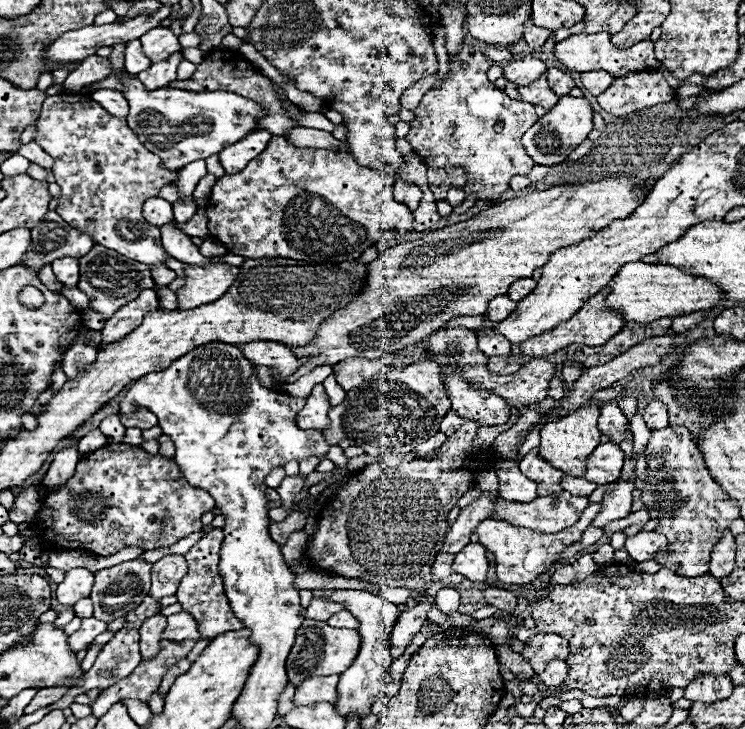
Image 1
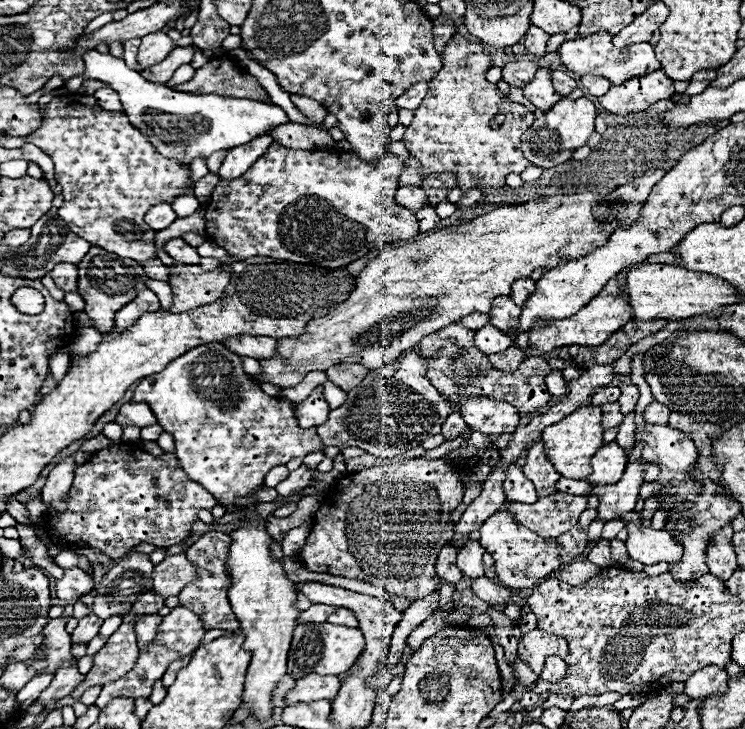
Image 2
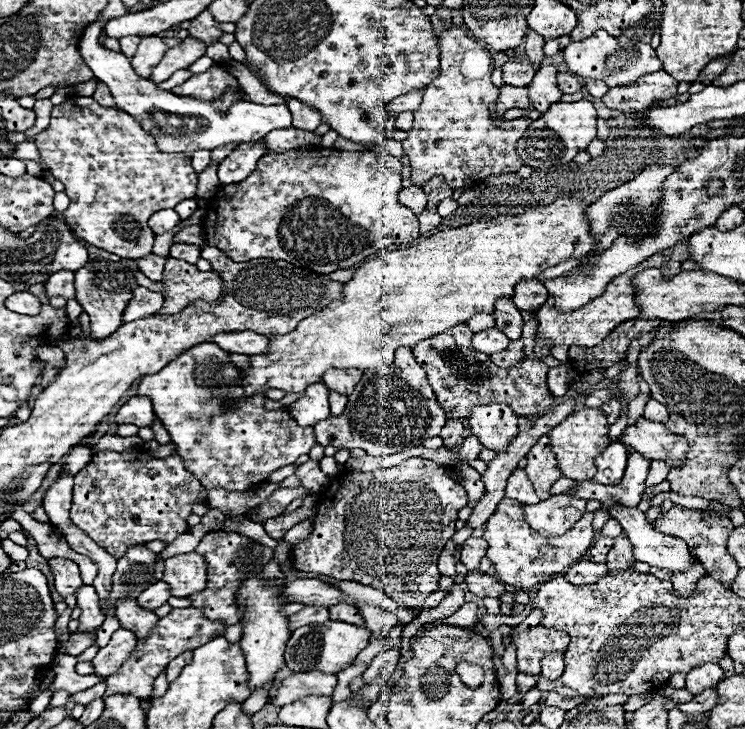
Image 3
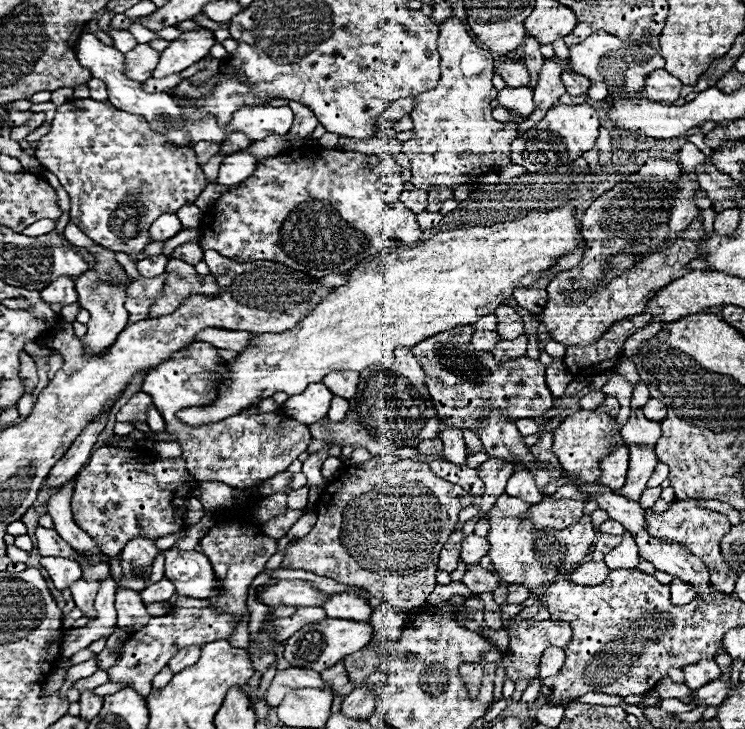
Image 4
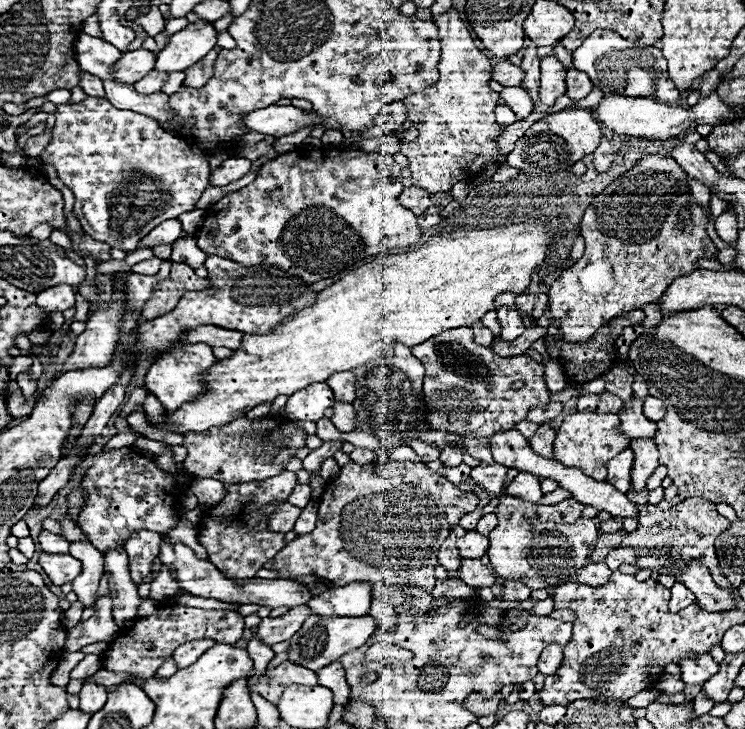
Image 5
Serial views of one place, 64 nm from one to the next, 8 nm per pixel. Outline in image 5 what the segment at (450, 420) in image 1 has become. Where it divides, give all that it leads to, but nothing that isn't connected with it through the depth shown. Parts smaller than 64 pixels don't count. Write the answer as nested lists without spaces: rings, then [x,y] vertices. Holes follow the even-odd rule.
[[[448,444],[440,452],[440,460],[444,466],[460,466],[462,464],[462,448],[458,444]]]

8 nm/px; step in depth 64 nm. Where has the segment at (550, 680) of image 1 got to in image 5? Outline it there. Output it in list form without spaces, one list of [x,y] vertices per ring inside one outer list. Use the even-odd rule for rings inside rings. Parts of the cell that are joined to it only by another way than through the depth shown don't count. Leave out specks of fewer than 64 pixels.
[[[550,644],[542,650],[540,654],[540,660],[538,660],[538,668],[540,668],[540,674],[556,674],[556,670],[560,668],[562,664],[562,646],[556,646],[556,644]]]

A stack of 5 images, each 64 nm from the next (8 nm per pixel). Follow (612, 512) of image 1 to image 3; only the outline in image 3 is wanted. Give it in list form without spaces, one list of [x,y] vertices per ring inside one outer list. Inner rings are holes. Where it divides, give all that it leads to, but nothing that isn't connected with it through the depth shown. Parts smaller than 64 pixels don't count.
[[[632,452],[628,456],[628,466],[622,476],[622,482],[618,486],[602,486],[592,480],[580,482],[576,490],[570,490],[570,494],[576,494],[576,498],[584,500],[600,500],[602,510],[610,512],[614,506],[638,506],[640,496],[644,492],[644,480],[650,470],[650,460],[642,454]]]

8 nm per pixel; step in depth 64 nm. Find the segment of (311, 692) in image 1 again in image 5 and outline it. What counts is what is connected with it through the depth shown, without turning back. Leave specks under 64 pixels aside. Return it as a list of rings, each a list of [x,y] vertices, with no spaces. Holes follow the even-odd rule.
[[[282,662],[272,672],[264,672],[260,676],[258,684],[254,686],[254,690],[260,692],[268,702],[278,704],[284,688],[290,686],[290,684],[316,686],[318,684],[318,676],[316,676],[316,672],[312,672],[312,670],[304,668],[304,666],[296,666],[292,662]]]

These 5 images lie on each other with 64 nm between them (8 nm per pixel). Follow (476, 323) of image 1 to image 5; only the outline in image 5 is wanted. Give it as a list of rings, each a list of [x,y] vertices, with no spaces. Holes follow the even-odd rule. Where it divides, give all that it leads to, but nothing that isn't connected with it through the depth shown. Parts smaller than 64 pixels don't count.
[[[494,310],[486,312],[486,314],[482,316],[482,320],[480,320],[480,322],[482,322],[482,326],[490,328],[494,336],[498,336],[498,334],[500,334],[500,324],[498,324],[498,320],[496,320],[496,312],[494,312]]]

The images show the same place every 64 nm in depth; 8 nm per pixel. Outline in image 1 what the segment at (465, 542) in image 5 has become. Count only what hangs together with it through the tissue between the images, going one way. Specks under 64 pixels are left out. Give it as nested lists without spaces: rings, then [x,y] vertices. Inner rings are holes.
[[[468,544],[456,554],[452,570],[456,570],[456,574],[462,574],[472,582],[484,582],[488,574],[488,560],[484,554],[486,554],[484,546]]]

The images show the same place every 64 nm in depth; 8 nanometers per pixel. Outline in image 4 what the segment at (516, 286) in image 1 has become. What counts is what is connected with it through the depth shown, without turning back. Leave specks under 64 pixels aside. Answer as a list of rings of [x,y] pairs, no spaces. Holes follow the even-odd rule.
[[[518,288],[514,292],[516,304],[532,314],[540,314],[540,310],[546,306],[546,298],[548,294],[542,288]]]

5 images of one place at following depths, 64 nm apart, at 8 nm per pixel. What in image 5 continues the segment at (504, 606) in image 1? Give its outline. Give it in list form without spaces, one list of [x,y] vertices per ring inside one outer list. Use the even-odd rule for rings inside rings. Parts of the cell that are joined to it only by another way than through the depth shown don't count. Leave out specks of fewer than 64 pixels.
[[[462,562],[458,578],[472,588],[490,588],[496,584],[496,576],[482,562]]]

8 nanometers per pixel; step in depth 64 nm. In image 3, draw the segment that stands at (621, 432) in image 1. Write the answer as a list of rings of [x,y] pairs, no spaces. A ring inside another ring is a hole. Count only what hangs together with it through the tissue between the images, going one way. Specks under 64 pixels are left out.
[[[612,400],[612,402],[606,402],[604,406],[600,406],[600,410],[606,414],[608,424],[614,424],[614,422],[618,420],[618,416],[620,416],[620,408],[622,408],[620,400]]]

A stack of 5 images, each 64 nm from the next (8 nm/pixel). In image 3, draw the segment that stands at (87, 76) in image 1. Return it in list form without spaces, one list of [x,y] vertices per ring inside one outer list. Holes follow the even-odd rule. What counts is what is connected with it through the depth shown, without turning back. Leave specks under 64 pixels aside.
[[[100,20],[90,22],[90,26],[84,30],[82,40],[78,44],[84,62],[94,72],[94,78],[98,78],[112,90],[112,96],[116,98],[116,106],[128,112],[136,122],[140,122],[140,126],[154,136],[156,146],[162,152],[166,154],[176,152],[192,158],[196,150],[214,150],[218,146],[226,146],[232,142],[234,144],[256,142],[264,138],[270,130],[290,126],[290,110],[284,104],[264,106],[264,104],[240,100],[234,102],[226,112],[220,112],[212,100],[176,96],[168,90],[160,90],[152,80],[138,76],[132,64],[128,62],[128,58],[124,58],[124,54],[102,48],[98,44],[100,30],[102,30]]]

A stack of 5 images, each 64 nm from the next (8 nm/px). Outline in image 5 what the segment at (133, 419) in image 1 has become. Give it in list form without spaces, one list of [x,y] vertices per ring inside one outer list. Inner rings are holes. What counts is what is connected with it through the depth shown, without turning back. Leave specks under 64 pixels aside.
[[[144,388],[132,390],[130,400],[120,408],[120,418],[128,418],[140,404],[144,404],[144,400],[146,400],[146,390],[144,390]]]

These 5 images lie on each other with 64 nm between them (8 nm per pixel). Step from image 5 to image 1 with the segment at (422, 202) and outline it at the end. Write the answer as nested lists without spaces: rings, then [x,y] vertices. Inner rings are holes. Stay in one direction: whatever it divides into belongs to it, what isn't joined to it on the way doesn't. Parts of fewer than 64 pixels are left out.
[[[396,182],[394,184],[394,198],[402,204],[406,204],[410,210],[416,210],[420,200],[422,200],[422,190],[414,184],[406,184],[406,182]]]

